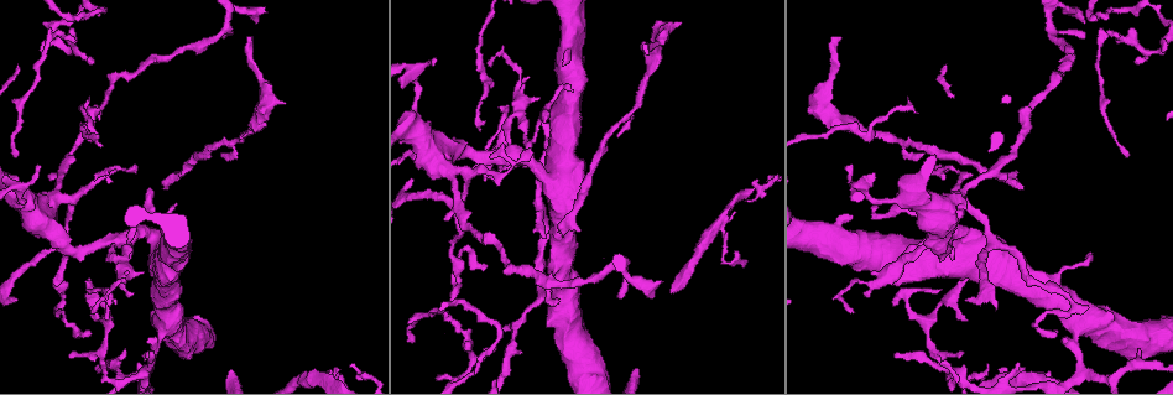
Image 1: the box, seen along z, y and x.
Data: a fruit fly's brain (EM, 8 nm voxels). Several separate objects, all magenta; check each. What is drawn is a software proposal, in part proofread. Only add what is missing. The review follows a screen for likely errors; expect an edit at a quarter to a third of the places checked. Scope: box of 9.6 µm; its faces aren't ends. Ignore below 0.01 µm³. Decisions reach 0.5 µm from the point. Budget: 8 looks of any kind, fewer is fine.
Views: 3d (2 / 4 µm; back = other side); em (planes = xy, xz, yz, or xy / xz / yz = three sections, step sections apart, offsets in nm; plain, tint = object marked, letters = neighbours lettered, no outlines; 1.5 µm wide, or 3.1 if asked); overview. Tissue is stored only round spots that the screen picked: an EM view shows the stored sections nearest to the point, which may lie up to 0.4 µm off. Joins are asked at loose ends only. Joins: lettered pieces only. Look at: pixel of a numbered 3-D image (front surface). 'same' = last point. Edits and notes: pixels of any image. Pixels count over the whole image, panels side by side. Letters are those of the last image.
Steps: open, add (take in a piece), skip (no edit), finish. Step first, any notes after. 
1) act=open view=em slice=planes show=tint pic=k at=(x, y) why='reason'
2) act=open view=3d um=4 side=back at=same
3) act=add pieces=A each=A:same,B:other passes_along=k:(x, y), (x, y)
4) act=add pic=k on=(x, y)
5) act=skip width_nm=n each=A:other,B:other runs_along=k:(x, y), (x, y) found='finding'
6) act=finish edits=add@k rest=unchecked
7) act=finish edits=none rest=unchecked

act=open view=3d um=2 pic=1 at=(839, 40) why='thin end'

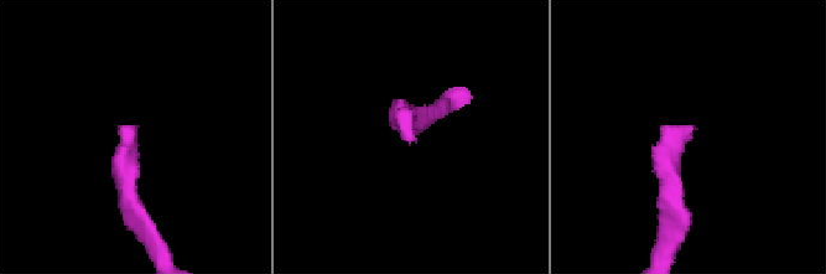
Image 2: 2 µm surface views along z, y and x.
act=open view=em slice=planes show=letters pic=2 at=(688, 138) why='now the EM'

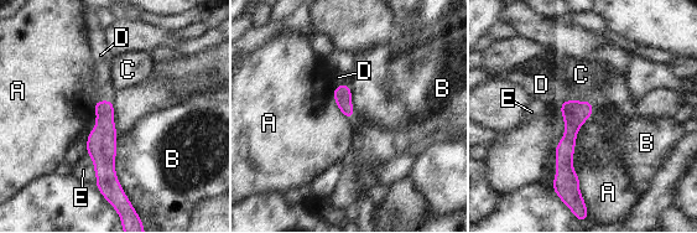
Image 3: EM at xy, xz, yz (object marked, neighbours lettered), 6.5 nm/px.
act=add pic=3 on=(104, 89) each=A:other,B:other,C:other,D:same,E:other passes_along=3:(102, 139), (104, 101), (104, 89) found='the neuron continues'

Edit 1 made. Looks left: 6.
act=open view=overview why='see it whole again'

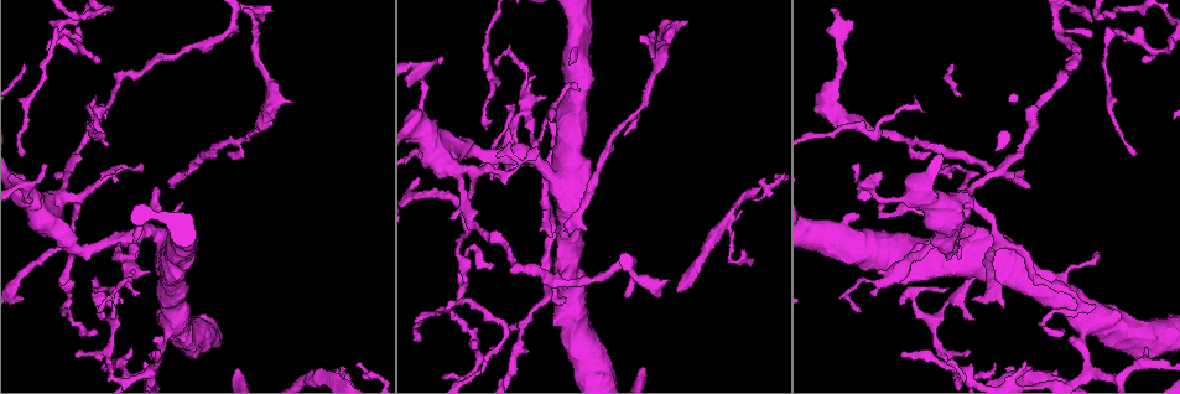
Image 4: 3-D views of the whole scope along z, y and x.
act=open view=3d um=4 pic=4 at=(914, 97) why='free end'

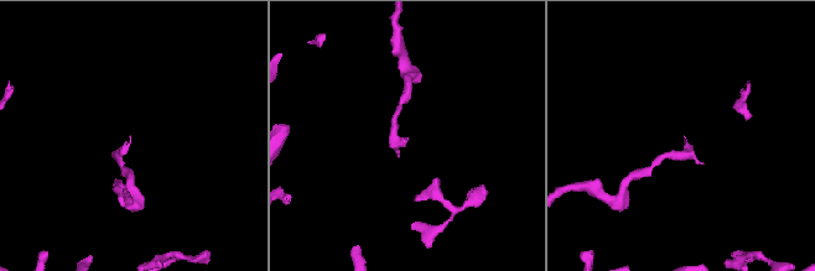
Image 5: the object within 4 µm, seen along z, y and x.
act=open view=em slice=xz step=8 show=letters pic=5 at=(129, 137) why='need the tissue'

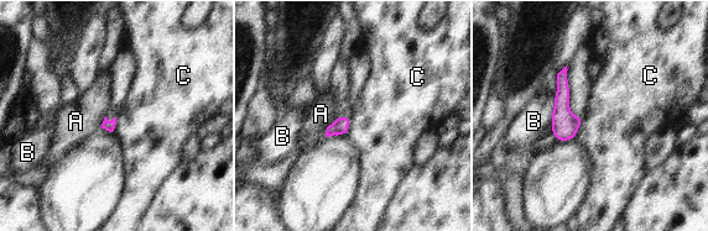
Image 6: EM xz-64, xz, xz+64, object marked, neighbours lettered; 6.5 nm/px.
act=open view=em slice=planes show=letters at=same

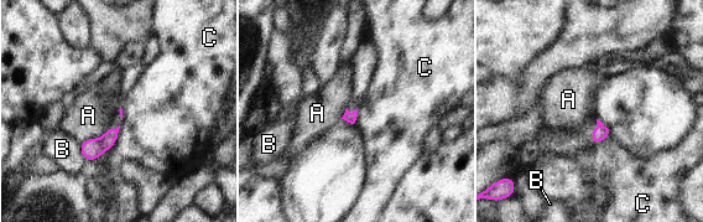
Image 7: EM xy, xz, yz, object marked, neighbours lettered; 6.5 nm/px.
act=skip longest_contact=A:240nm each=A:other,B:other,C:other found='no lettered piece goes on from it'

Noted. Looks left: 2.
act=open view=em slice=planes show=letters pic=4 at=(103, 320) why='tapers out'

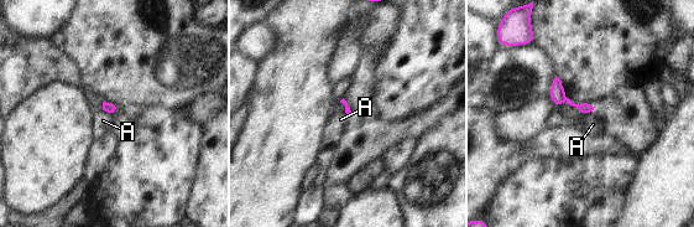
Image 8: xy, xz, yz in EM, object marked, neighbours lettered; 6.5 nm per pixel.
act=skip each=A:other runs_along=8:(556, 83), (570, 103), (589, 108) found='no lettered piece goes on from it'

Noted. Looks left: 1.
act=finish edits=add@3 rest=unchecked

